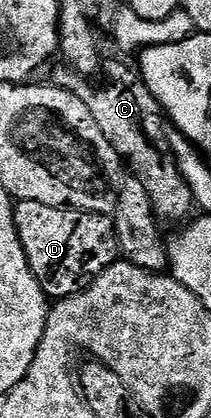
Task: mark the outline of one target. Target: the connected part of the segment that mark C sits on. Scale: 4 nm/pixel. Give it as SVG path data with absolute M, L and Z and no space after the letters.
M112 65L108 69L108 82L95 89L91 80L81 77L71 68L63 68L57 71L54 84L59 89L69 89L75 97L82 99L82 103L86 103L86 107L90 107L98 127L102 127L102 135L106 135L106 139L110 139L120 152L135 181L146 187L146 195L150 195L157 218L165 222L183 222L189 216L187 213L194 209L191 189L168 146L164 131L166 114L158 99L154 99L150 87L146 87L143 77L133 66L131 69L128 65Z

